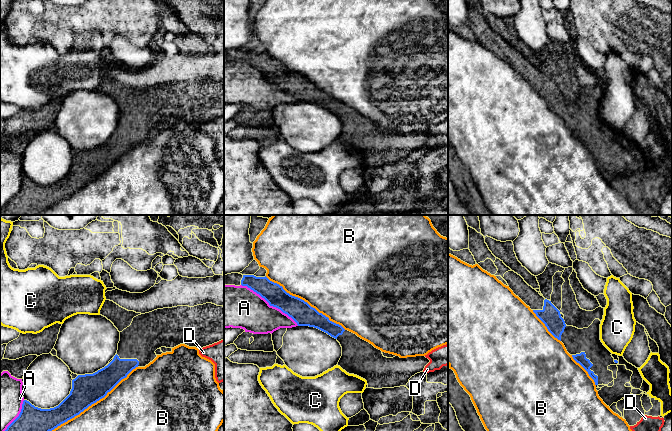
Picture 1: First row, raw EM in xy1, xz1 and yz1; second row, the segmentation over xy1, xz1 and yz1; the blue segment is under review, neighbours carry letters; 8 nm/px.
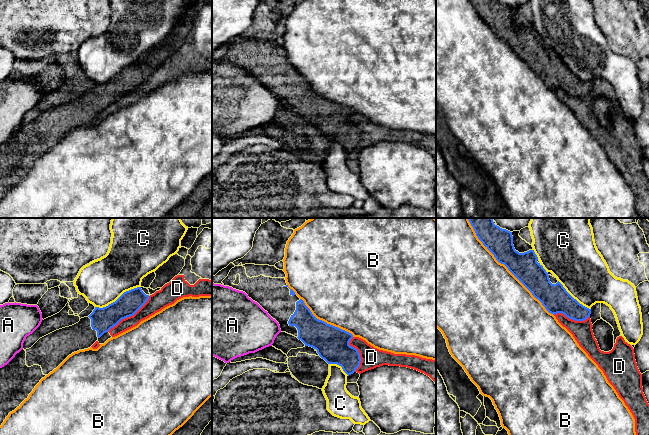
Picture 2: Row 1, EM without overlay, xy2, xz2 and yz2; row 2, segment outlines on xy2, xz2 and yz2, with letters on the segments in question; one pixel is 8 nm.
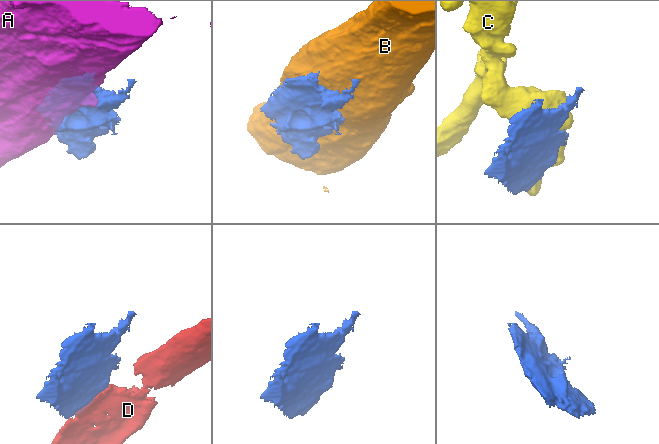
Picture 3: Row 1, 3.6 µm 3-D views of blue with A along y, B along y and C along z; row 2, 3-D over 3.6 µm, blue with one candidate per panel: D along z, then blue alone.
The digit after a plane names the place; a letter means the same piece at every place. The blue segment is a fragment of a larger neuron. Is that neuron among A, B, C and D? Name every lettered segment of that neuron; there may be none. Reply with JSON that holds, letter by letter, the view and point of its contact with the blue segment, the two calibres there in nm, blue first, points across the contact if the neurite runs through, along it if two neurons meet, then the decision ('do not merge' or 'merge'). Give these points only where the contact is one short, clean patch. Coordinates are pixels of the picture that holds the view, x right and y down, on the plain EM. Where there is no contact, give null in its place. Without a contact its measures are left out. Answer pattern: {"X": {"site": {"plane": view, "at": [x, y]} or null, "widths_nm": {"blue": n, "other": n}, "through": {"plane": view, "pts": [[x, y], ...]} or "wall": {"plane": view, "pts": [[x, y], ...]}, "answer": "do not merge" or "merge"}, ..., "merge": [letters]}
{"A": {"site": {"plane": "xz1", "at": [270, 81]}, "widths_nm": {"blue": 180, "other": 340}, "answer": "do not merge"}, "B": {"site": {"plane": "xy1", "at": [88, 182]}, "widths_nm": {"blue": 240, "other": 500}, "answer": "do not merge"}, "C": {"site": {"plane": "xy2", "at": [118, 74]}, "widths_nm": {"blue": 190, "other": 360}, "answer": "do not merge"}, "D": {"site": {"plane": "xy2", "at": [129, 92]}, "widths_nm": {"blue": 190, "other": 140}, "answer": "do not merge"}, "merge": []}

